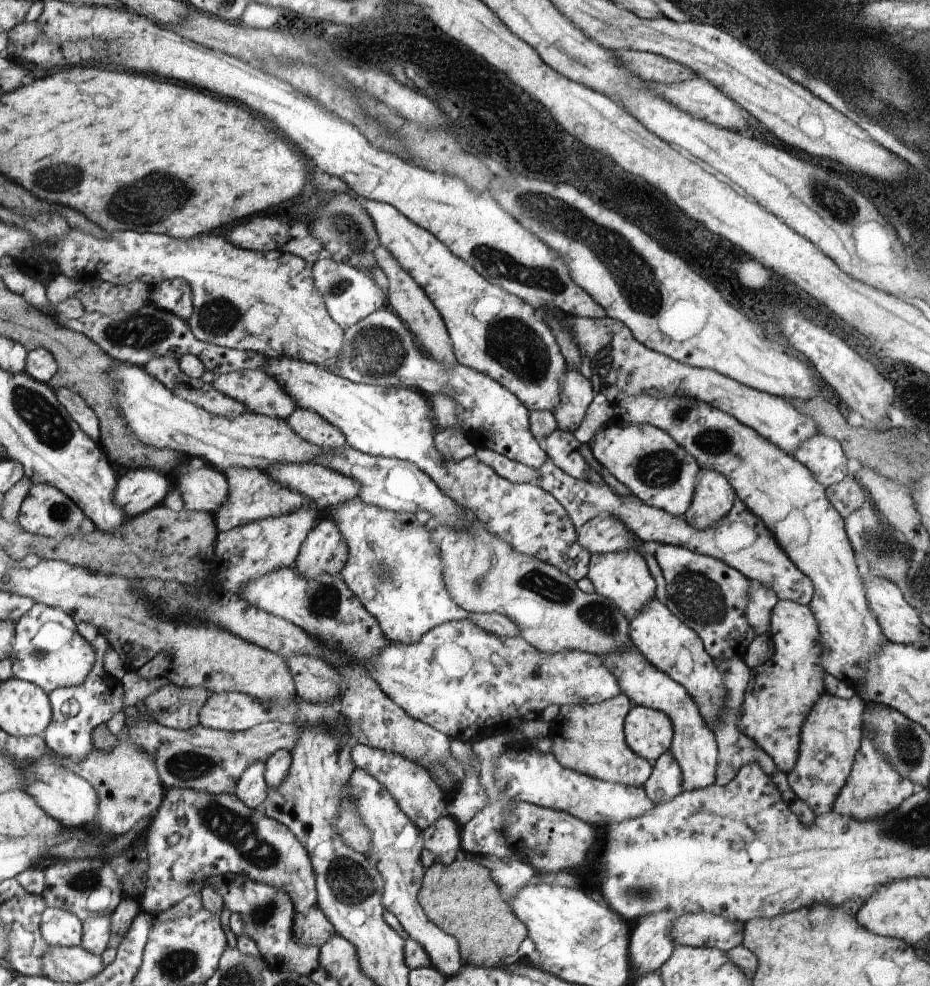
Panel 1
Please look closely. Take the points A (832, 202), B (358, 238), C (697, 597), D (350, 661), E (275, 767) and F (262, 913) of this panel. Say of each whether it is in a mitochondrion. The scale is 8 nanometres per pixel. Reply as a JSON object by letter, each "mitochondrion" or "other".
{"A":"mitochondrion","B":"mitochondrion","C":"mitochondrion","D":"other","E":"other","F":"mitochondrion"}

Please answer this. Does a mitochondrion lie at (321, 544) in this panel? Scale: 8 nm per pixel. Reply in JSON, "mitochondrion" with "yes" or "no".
{"mitochondrion":"no"}

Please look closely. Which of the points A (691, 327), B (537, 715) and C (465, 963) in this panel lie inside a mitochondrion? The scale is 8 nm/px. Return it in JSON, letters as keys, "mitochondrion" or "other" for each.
{"A":"other","B":"other","C":"other"}

